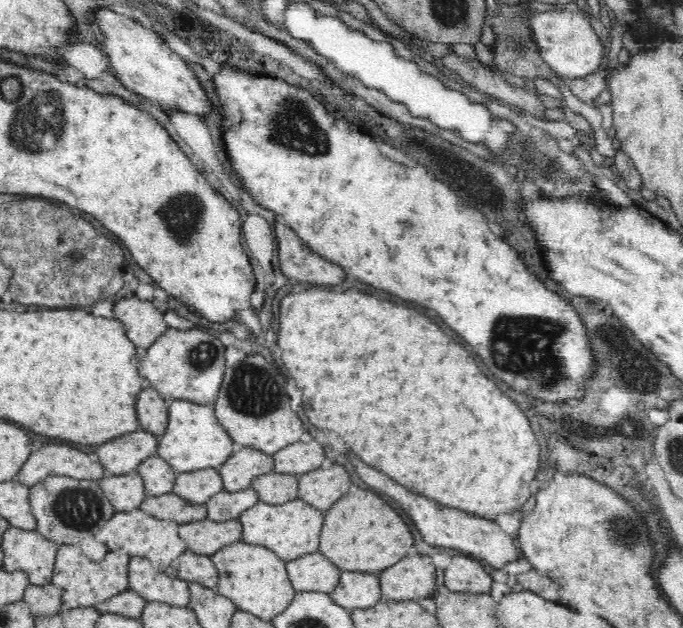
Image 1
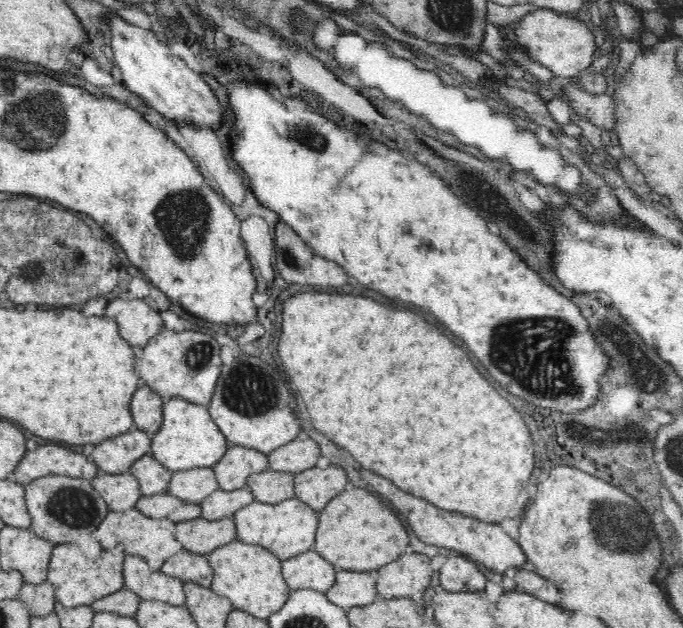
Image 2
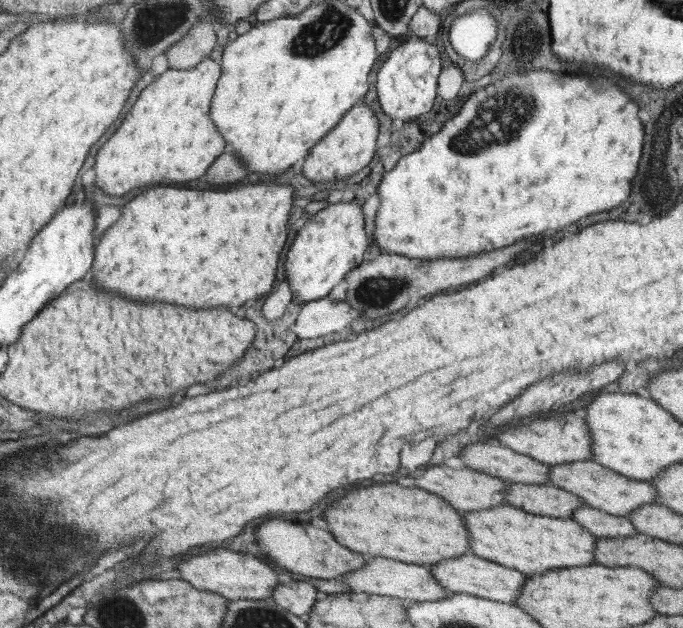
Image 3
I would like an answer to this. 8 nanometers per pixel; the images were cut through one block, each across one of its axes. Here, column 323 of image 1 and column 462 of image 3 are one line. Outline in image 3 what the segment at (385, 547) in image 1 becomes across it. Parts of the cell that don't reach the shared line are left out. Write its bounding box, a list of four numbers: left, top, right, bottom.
[324,484,472,565]

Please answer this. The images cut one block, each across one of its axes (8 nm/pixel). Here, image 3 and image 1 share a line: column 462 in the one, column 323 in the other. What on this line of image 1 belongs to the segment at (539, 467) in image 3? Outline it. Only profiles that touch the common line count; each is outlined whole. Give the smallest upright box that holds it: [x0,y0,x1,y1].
[274,441,324,475]

